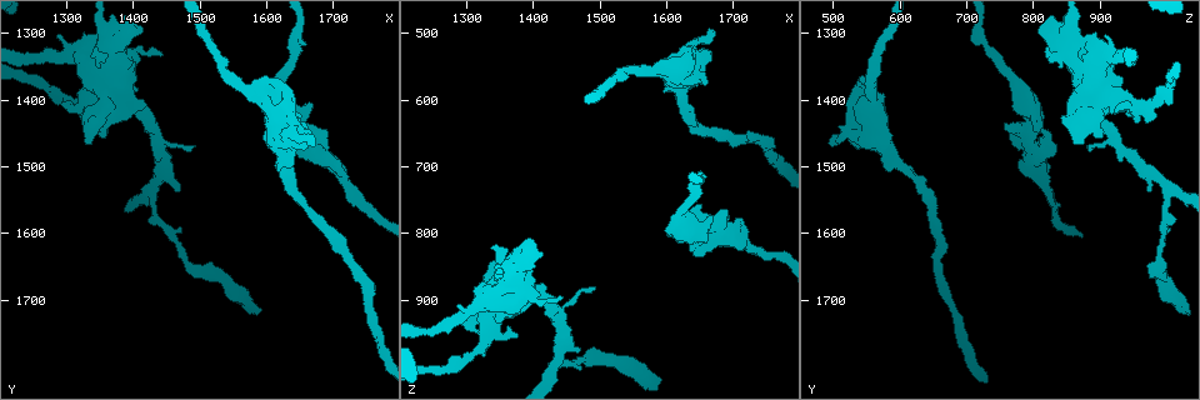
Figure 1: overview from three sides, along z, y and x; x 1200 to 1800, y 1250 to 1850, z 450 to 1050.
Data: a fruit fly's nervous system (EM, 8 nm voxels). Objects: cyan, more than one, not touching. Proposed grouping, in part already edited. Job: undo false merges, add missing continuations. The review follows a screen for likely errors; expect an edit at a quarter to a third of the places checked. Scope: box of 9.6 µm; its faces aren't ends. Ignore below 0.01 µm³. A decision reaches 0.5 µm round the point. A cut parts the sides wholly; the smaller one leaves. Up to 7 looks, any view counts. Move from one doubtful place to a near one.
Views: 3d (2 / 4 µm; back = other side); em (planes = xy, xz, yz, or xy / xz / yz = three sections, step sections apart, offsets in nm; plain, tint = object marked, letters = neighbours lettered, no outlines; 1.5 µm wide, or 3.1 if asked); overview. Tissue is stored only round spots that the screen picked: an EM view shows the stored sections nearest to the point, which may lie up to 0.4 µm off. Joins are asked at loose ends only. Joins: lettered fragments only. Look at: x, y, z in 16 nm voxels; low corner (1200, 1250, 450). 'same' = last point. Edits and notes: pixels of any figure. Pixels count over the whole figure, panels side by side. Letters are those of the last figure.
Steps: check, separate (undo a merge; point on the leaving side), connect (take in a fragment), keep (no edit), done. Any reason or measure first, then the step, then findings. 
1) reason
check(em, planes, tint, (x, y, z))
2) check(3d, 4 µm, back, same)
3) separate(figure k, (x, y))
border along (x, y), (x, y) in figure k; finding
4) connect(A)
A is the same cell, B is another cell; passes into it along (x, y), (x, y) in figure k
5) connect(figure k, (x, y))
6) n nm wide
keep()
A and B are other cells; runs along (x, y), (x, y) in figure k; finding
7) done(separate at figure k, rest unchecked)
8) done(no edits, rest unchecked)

free end
check(em, xz, step 4, letters, (1665, 1465, 495))

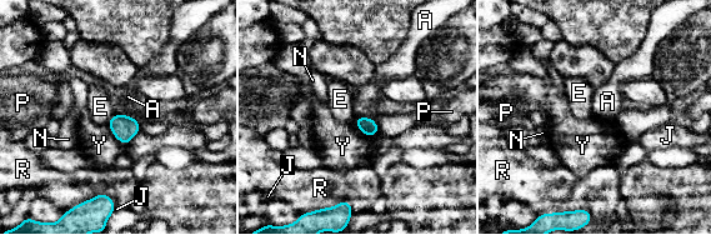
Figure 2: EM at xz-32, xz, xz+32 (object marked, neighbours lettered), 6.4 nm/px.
Y touches over 170 nm
keep()
A, E, J, N, P, R and Y are other cells; border along (115, 113), (106, 123) in figure 2; no lettered fragment goes on from it

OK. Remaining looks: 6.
an open end
check(em, planes, letters, (1640, 1470, 835))

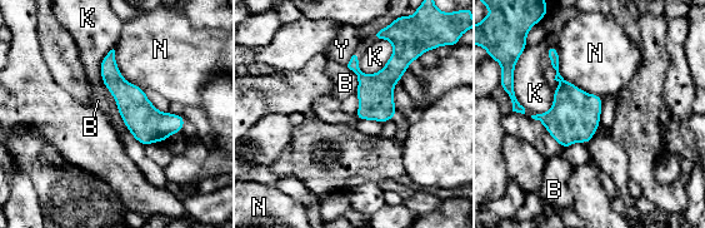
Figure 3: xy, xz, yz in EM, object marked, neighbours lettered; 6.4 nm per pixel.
keep()
B, K, N and Y are other cells; border along (113, 48), (100, 78), (144, 147) in figure 3; no lettered fragment goes on from it

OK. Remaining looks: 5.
branch stops here
check(em, planes, letters, (1330, 1465, 865))

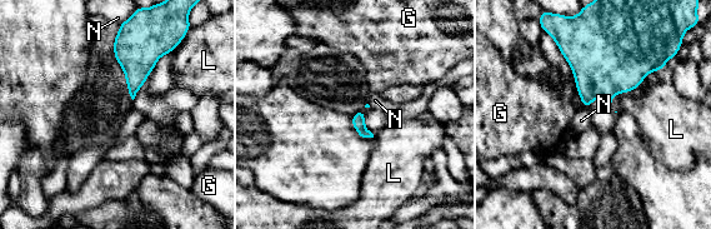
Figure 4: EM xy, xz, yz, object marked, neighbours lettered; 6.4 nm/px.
keep()
G, L and N are other cells; border along (582, 108), (587, 109) in figure 4; no lettered fragment goes on from it

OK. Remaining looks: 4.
done(no edits, rest unchecked)

